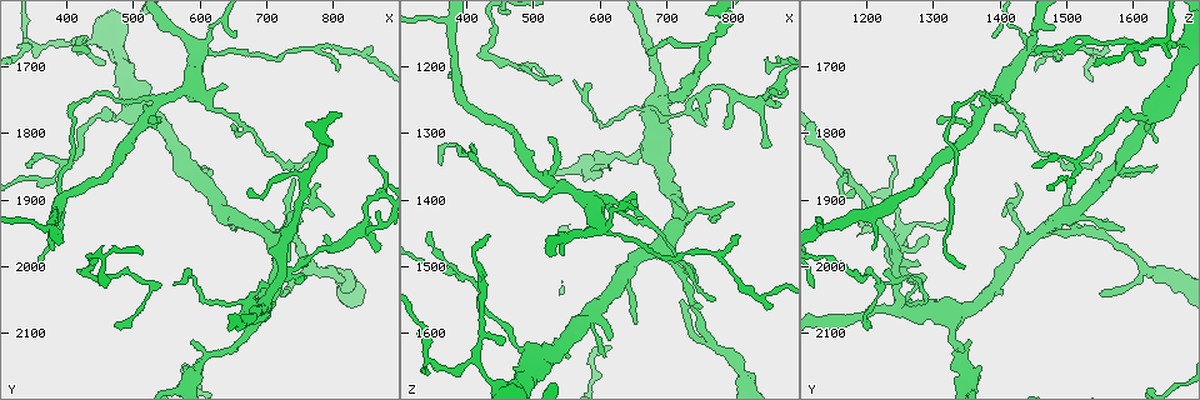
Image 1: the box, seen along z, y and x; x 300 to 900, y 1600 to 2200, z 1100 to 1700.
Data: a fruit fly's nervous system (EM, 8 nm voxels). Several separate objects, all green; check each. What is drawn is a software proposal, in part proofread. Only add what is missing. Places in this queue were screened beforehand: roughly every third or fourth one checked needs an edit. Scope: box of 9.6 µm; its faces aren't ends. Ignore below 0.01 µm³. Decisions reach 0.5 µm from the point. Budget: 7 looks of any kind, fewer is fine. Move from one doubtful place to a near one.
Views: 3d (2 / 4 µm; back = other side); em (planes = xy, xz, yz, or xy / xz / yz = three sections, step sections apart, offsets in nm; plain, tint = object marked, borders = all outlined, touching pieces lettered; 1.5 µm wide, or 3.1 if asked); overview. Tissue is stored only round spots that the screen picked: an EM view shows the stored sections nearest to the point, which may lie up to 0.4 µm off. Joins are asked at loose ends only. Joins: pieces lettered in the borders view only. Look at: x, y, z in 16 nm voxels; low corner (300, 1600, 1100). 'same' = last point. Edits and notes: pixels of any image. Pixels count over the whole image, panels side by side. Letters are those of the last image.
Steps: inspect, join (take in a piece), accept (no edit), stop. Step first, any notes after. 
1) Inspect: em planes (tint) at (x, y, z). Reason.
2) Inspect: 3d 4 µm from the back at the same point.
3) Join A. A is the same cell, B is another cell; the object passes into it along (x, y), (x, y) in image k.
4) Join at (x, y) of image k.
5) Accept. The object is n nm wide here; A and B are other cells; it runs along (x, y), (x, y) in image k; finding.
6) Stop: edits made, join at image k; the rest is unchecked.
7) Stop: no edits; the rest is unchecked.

Inspect: em planes (borders) at (805, 1705, 1450).

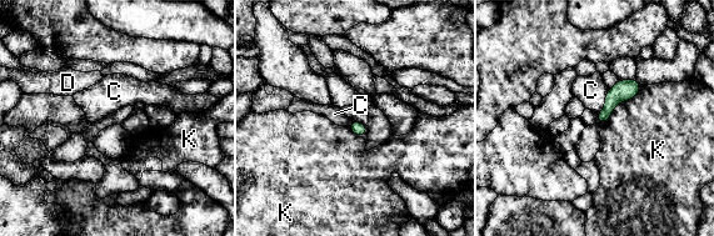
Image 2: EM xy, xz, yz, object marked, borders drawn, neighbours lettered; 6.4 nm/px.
Accept. C, D and K are other cells; a border runs along (622, 101), (602, 125) in image 2; no lettered piece goes on from it.

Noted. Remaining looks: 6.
Inspect: em planes (borders) at (655, 1655, 1390). Thin end.

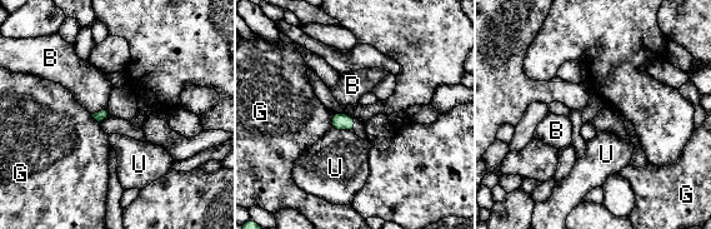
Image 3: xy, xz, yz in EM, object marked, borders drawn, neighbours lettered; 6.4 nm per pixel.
Accept. The longest contact is with U, 150 nm; B, G and U are other cells; none of them fits.

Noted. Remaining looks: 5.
Inspect: 3d 2 µm at (760, 2015, 1290). Thin end.

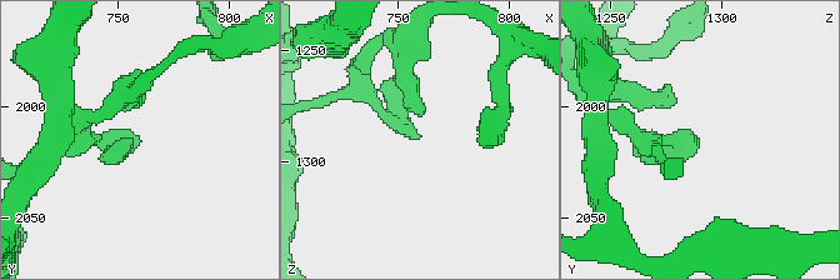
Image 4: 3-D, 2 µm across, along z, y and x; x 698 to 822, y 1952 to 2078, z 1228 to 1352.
Inspect: em planes (borders) at (760, 2015, 1287).

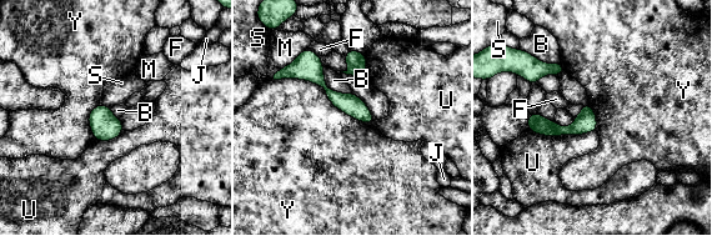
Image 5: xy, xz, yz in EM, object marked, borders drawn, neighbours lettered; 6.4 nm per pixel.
Accept. B, F, J, M, S, U and Y are other cells; a border runs along (324, 66), (331, 89), (351, 93) in image 5; no lettered piece goes on from it.

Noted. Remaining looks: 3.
Stop: no edits; the rest is unchecked.

